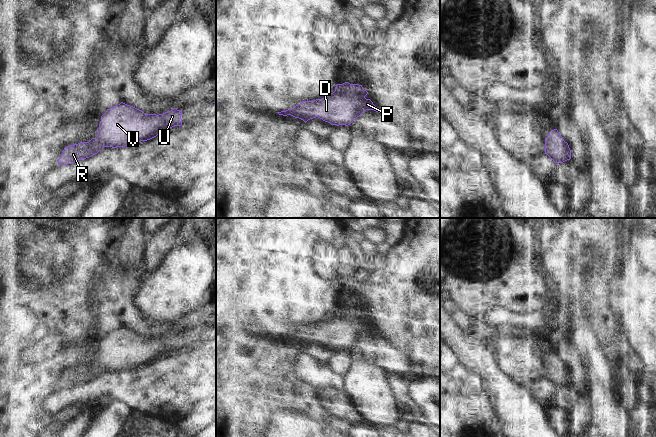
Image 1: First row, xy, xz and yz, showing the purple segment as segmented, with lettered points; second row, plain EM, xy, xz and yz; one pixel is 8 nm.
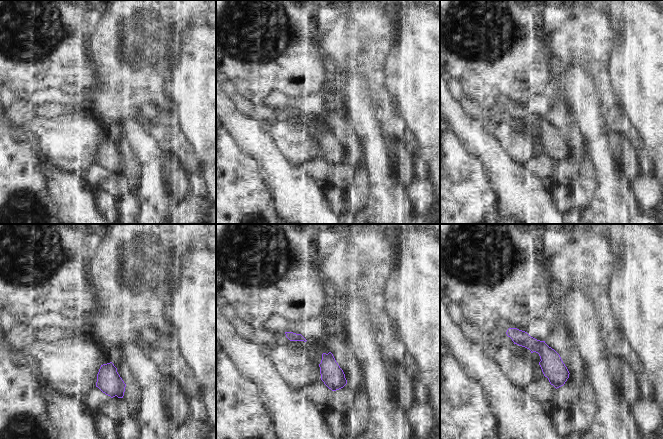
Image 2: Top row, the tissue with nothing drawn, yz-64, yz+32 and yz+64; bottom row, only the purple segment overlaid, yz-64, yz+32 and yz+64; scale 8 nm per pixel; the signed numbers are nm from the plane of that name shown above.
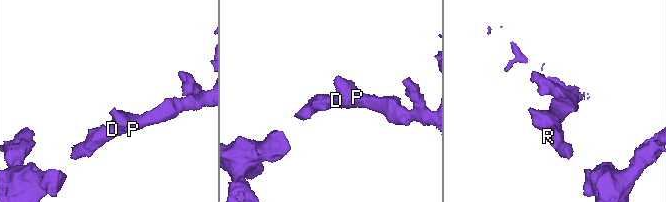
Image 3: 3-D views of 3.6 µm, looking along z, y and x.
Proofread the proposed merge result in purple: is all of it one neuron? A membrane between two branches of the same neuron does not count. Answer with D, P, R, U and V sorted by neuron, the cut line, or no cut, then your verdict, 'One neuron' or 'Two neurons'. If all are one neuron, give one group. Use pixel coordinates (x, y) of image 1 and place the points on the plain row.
Groups: D P R U V. No split. One neuron.

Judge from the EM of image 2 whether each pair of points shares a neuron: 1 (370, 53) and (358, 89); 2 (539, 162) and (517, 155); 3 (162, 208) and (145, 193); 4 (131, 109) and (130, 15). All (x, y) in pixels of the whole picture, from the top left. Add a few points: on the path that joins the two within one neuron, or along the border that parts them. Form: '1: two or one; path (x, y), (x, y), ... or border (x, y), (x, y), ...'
1: two; border (343, 82), (357, 76), (366, 85), (370, 102)
2: two; border (542, 153), (532, 157), (525, 164)
3: one; path (158, 204), (149, 195)
4: one; path (130, 86), (130, 38)

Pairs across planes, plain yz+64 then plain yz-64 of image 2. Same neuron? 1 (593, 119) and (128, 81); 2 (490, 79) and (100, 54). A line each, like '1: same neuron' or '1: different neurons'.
1: different neurons
2: different neurons

